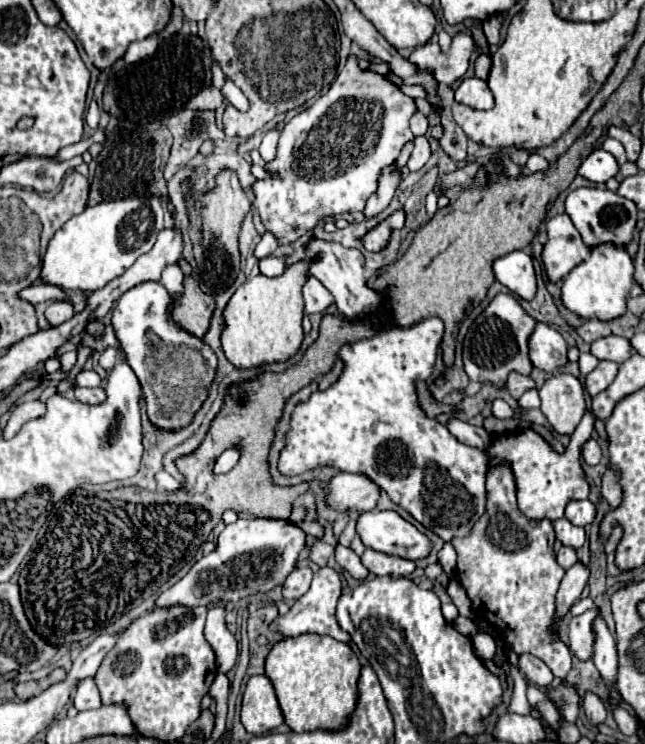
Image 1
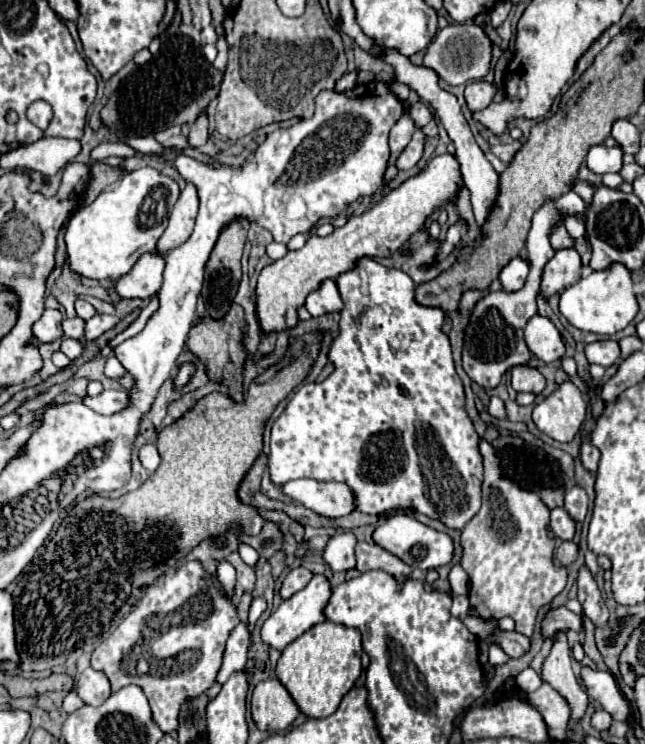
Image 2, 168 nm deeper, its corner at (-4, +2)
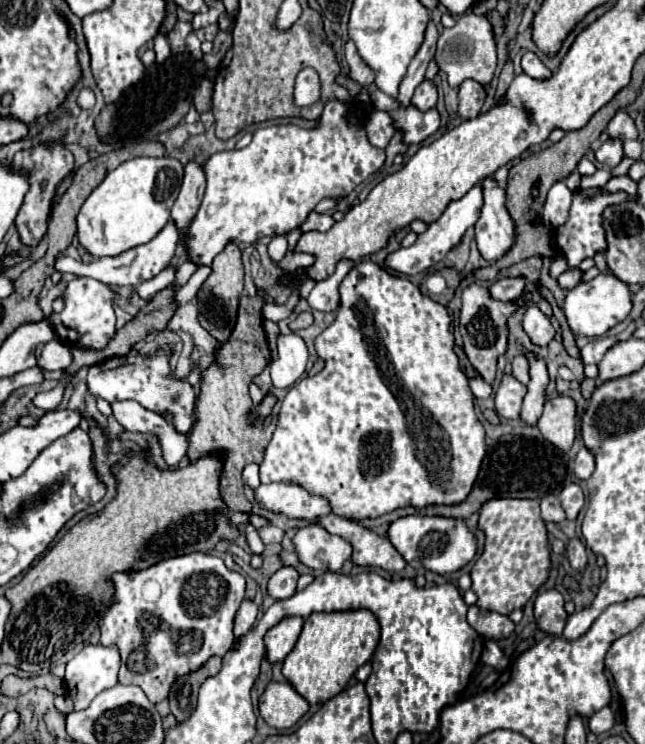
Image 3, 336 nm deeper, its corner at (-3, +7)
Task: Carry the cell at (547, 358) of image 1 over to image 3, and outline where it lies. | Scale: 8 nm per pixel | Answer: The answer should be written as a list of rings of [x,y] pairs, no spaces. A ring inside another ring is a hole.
[[[537,305],[527,307],[527,311],[523,315],[523,329],[531,337],[531,341],[539,347],[547,347],[547,343],[555,335],[555,329],[553,329],[551,321],[539,311]]]

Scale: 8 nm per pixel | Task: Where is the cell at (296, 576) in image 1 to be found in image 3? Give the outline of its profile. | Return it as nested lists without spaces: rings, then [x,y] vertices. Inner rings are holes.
[[[281,567],[269,579],[267,591],[273,599],[287,599],[297,591],[297,579],[299,579],[299,573],[293,567]]]

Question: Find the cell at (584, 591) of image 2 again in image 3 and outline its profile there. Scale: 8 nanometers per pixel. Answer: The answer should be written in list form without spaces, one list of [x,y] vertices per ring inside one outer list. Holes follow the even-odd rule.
[[[579,537],[569,539],[569,543],[567,543],[567,559],[569,559],[573,569],[577,569],[577,571],[585,569],[587,555],[585,555],[585,545],[579,541]]]

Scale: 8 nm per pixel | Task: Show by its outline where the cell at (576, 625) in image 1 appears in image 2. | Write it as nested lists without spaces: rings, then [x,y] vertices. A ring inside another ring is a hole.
[[[562,606],[558,610],[552,610],[546,616],[544,624],[542,624],[542,636],[550,638],[556,630],[574,630],[574,632],[580,632],[582,630],[582,616],[566,610],[566,606]]]

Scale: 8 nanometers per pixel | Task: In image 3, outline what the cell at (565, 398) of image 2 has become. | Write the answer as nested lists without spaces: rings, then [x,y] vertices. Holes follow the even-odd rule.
[[[563,395],[549,399],[537,423],[537,429],[557,449],[569,451],[575,439],[575,401]]]

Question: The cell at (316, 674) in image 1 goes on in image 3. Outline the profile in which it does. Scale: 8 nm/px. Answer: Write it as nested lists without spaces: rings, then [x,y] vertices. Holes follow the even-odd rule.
[[[351,609],[351,611],[331,611],[331,613],[311,613],[307,621],[303,623],[303,631],[299,635],[299,641],[295,649],[285,657],[283,661],[283,675],[287,681],[295,687],[299,695],[303,695],[309,703],[325,703],[331,697],[339,695],[347,681],[355,675],[355,671],[363,665],[369,663],[375,647],[379,643],[379,621],[369,609]]]

